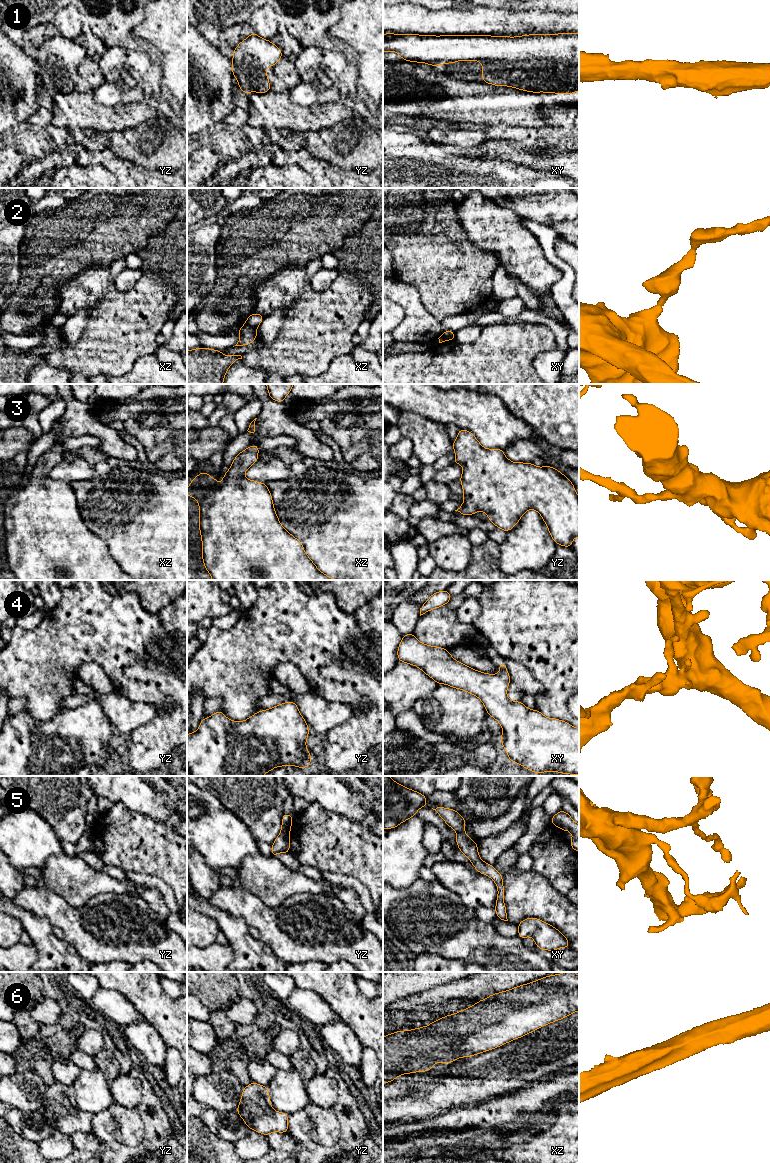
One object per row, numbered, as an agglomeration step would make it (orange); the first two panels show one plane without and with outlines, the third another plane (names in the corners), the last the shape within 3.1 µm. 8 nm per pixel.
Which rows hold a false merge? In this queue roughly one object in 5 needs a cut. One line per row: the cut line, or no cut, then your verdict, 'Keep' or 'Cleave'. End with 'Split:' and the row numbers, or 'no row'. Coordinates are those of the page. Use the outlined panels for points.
1: No split. Keep
2: Split along xz (245, 323), (255, 329). Cleave
3: No split. Keep
4: No split. Keep
5: Split along yz (281, 830), (289, 832). Cleave
6: No split. Keep
Split: 2, 5

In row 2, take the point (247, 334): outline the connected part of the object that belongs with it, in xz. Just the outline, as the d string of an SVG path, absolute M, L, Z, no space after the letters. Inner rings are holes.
M246 324L237 333L240 339L235 346L250 345L257 338L257 330Z

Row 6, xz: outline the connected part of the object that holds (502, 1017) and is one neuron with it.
M574 972L549 975L534 982L494 993L462 1011L431 1022L429 1026L396 1031L383 1037L383 1084L394 1081L399 1075L427 1072L438 1061L450 1064L461 1057L471 1057L503 1046L577 1011L579 1011L579 976Z

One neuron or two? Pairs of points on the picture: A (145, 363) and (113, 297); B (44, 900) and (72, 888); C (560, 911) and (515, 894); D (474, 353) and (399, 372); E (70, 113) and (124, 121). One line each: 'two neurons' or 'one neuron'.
A: two neurons
B: two neurons
C: one neuron
D: one neuron
E: one neuron

